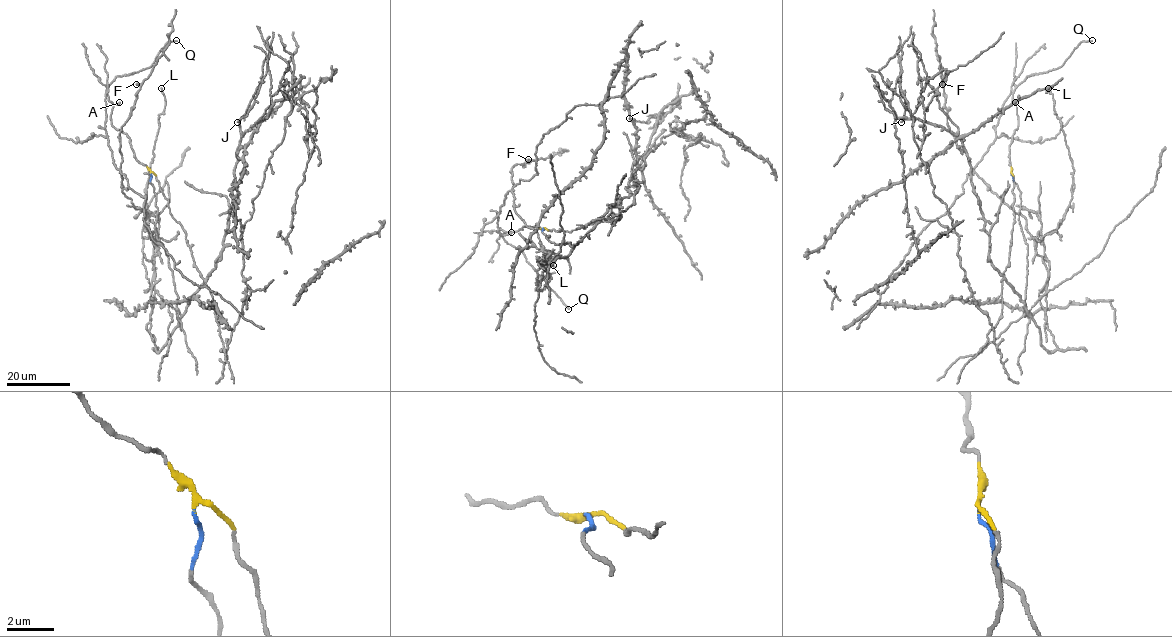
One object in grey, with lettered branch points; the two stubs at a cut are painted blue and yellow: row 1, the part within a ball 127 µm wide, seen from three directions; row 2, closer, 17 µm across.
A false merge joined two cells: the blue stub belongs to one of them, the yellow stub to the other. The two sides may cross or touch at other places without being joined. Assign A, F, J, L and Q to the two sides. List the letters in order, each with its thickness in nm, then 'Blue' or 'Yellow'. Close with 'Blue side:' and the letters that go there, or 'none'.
A: Thickness 400 nm. Yellow
F: Thickness 340 nm. Blue
J: Thickness 160 nm. Blue
L: Thickness 120 nm. Blue
Q: Thickness 180 nm. Yellow
Blue side: F, J, L

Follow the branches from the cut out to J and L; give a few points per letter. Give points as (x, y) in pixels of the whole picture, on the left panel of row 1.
J: (150, 174), (154, 231), (182, 314), (220, 258), (237, 203), (239, 140), (273, 106), (268, 70), (237, 121)
L: (150, 174), (154, 231), (181, 317), (159, 351), (146, 329), (156, 252), (145, 227), (165, 105), (160, 87)

